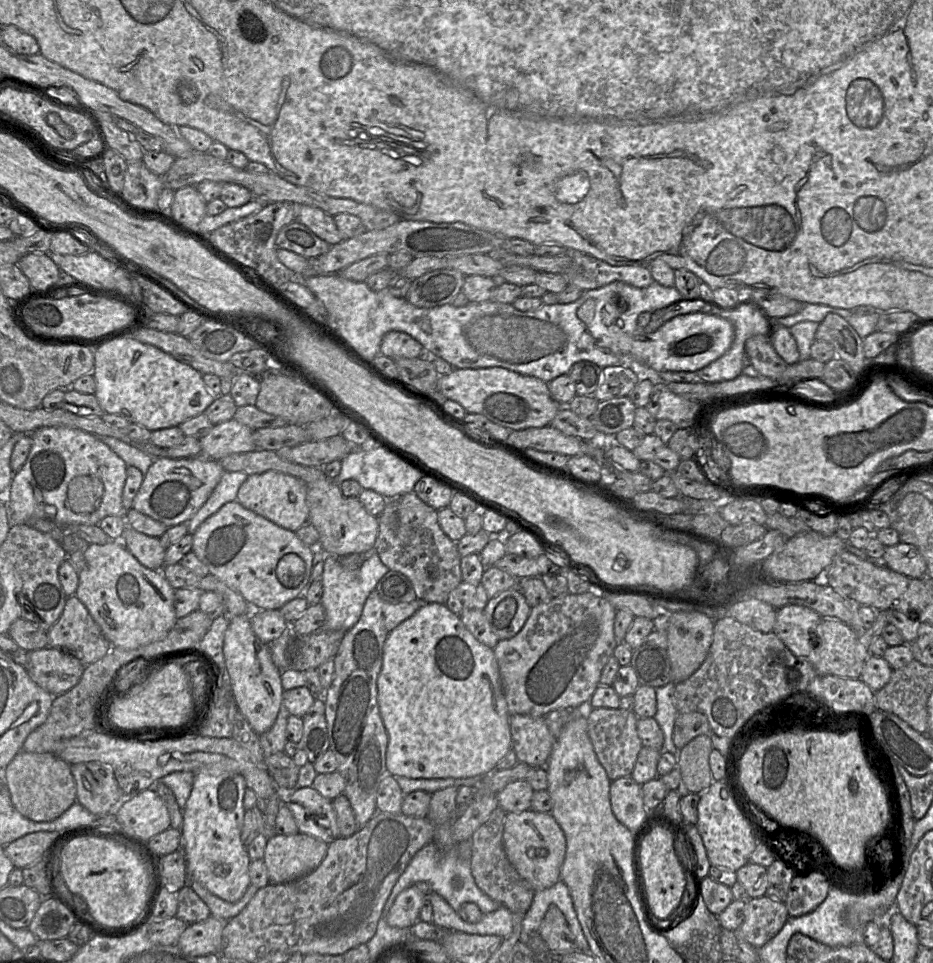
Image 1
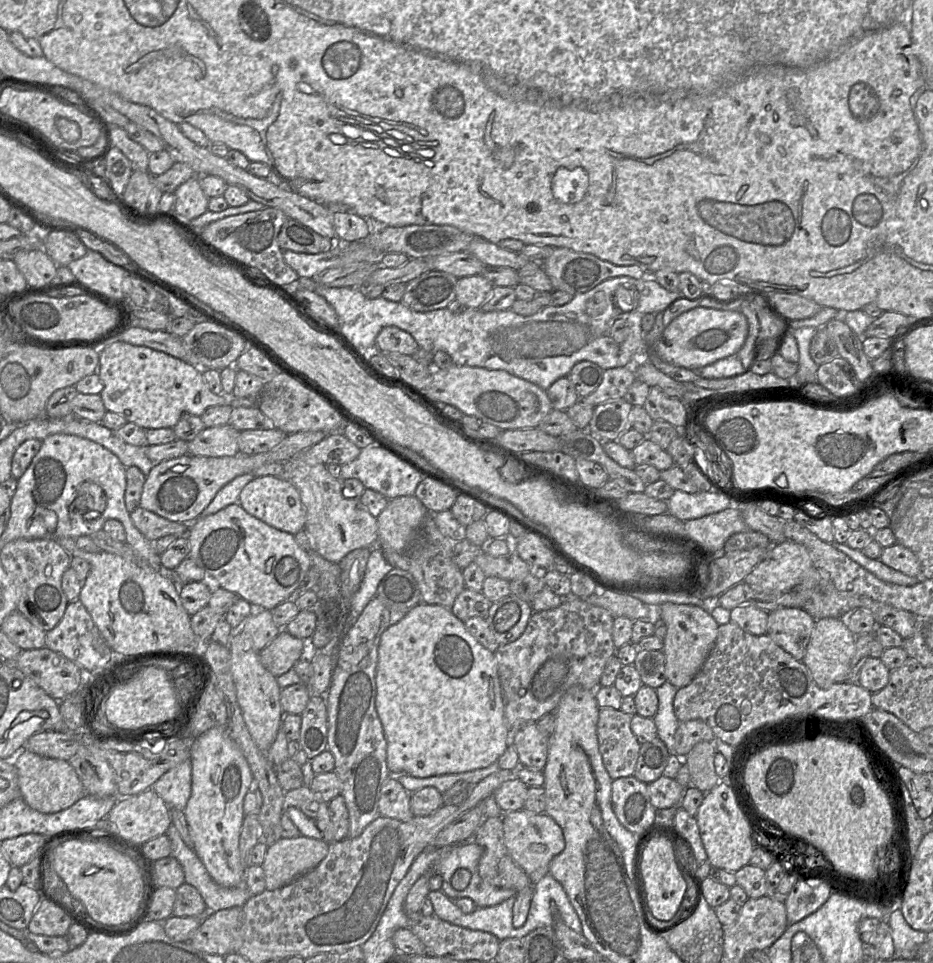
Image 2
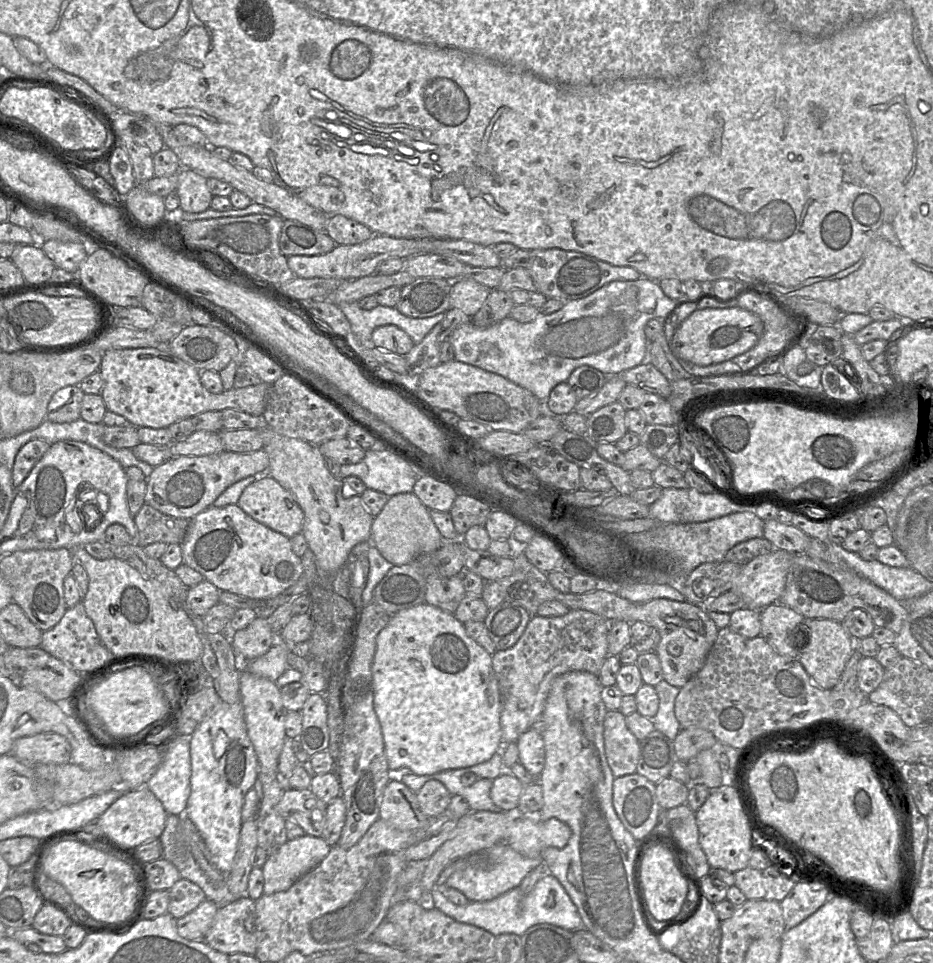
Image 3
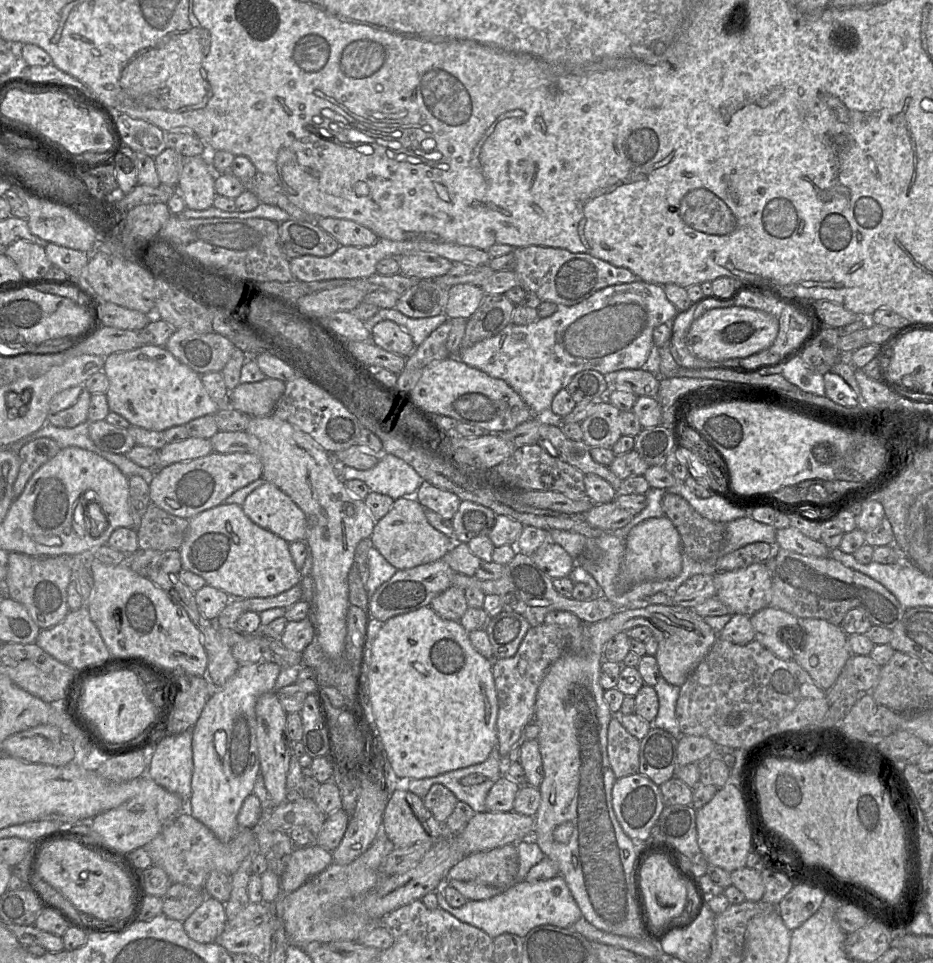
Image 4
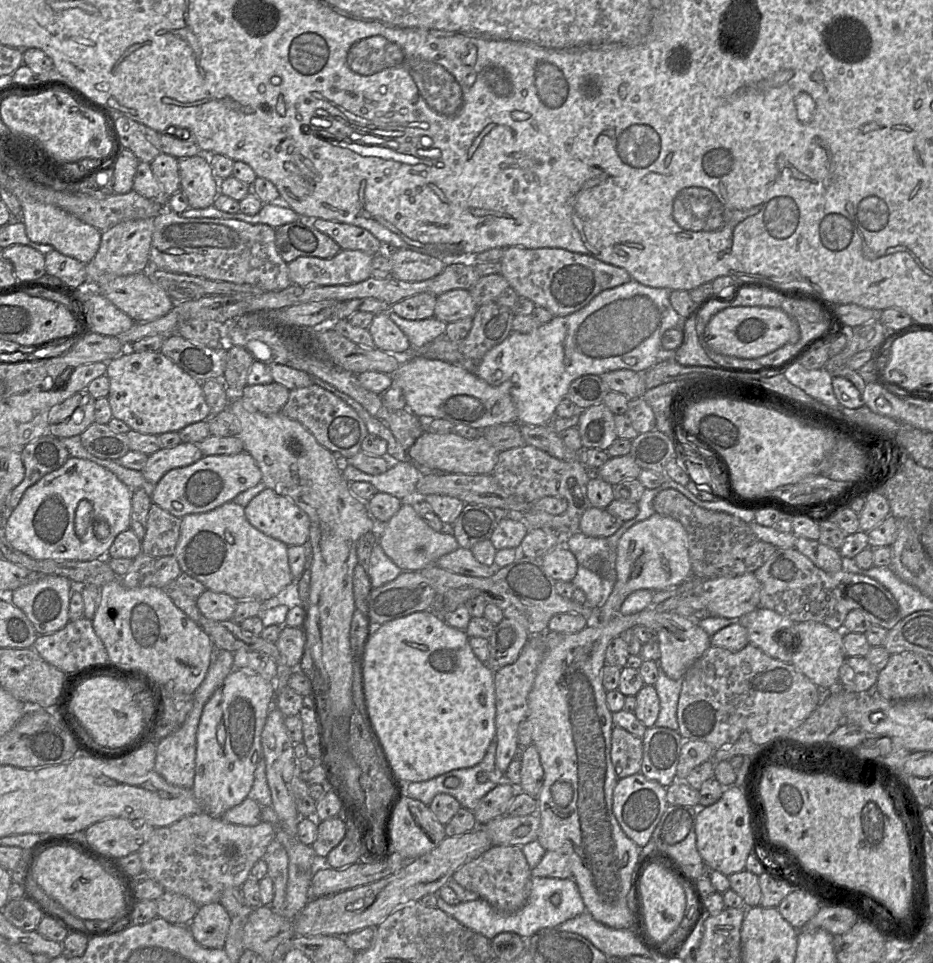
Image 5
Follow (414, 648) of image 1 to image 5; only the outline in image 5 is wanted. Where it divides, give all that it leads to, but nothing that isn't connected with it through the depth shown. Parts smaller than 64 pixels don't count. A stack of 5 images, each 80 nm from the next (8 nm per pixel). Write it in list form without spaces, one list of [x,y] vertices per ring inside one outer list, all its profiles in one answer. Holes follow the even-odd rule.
[[[429,610],[415,612],[372,627],[372,632],[365,645],[362,663],[364,697],[370,718],[383,743],[389,761],[402,781],[405,783],[424,782],[452,770],[473,767],[482,761],[490,743],[495,739],[496,705],[493,674],[494,672],[487,664],[482,663],[473,653],[469,645],[469,637],[465,632],[449,626],[442,617],[438,617]]]

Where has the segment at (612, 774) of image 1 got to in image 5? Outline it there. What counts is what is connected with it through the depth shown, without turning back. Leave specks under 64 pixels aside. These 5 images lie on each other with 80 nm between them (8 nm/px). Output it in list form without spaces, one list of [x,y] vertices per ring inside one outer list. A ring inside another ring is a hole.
[[[614,726],[610,755],[618,779],[640,773],[643,756],[642,739],[619,726]]]

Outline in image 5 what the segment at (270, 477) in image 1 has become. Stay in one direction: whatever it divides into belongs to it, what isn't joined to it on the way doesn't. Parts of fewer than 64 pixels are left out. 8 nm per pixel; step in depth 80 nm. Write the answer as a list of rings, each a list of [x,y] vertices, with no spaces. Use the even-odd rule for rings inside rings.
[[[270,488],[253,497],[244,511],[251,525],[287,546],[303,546],[309,540],[308,515],[289,498]]]

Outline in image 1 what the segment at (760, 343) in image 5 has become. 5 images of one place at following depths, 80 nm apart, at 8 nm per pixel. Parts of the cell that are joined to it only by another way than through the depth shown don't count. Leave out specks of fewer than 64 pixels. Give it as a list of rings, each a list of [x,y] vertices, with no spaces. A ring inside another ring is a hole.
[[[695,312],[678,315],[651,334],[645,333],[644,329],[638,329],[634,335],[622,334],[618,338],[618,348],[621,351],[621,364],[623,364],[623,357],[631,357],[640,365],[648,366],[656,371],[695,372],[725,354],[733,340],[734,327],[729,320],[713,314]]]

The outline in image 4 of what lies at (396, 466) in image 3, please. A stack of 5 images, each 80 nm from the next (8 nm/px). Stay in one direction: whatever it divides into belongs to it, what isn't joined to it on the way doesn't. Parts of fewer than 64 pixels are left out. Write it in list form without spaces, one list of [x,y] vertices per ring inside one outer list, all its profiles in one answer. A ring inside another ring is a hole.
[[[387,453],[379,455],[377,464],[368,470],[358,470],[345,465],[342,480],[352,479],[365,482],[372,492],[387,495],[393,500],[414,496],[424,481],[412,466]]]

